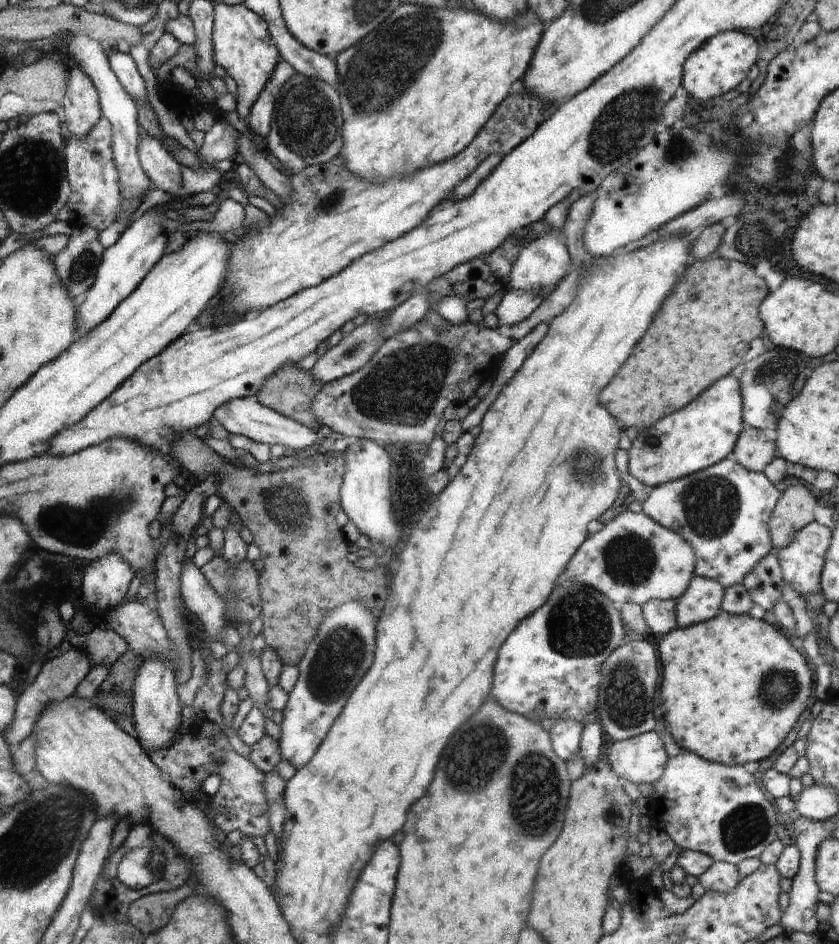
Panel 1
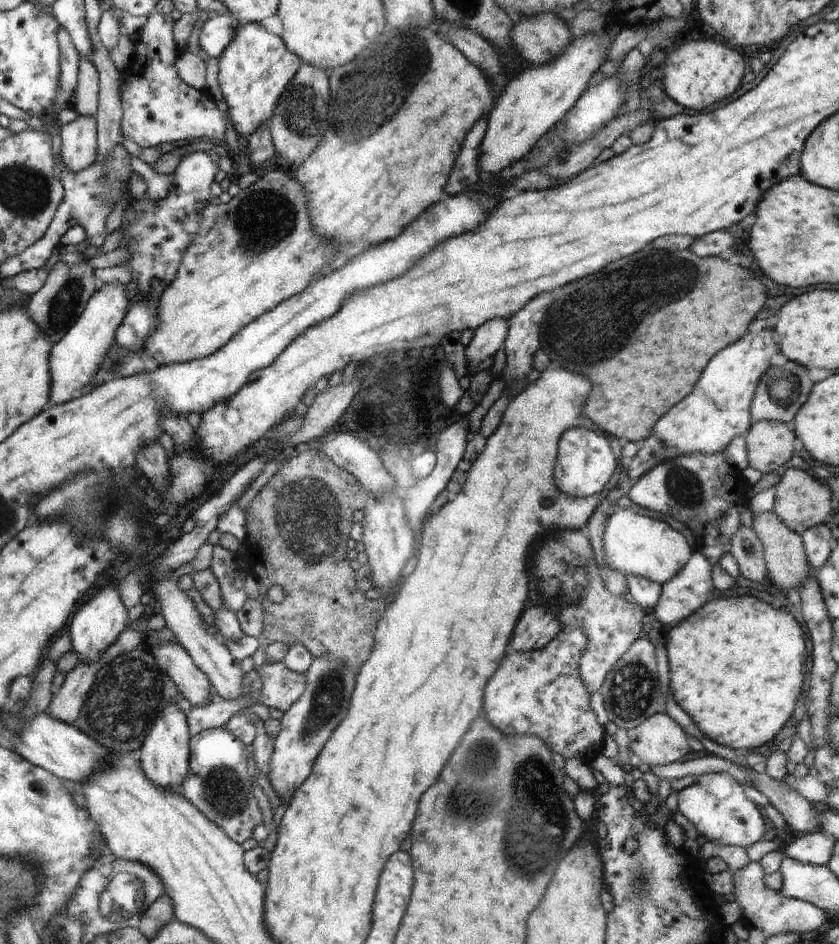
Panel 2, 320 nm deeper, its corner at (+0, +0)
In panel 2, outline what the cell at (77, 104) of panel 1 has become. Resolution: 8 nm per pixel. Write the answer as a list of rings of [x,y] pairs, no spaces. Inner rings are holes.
[[[79,115],[67,125],[60,125],[58,154],[64,167],[73,173],[84,171],[96,162],[97,122]]]

